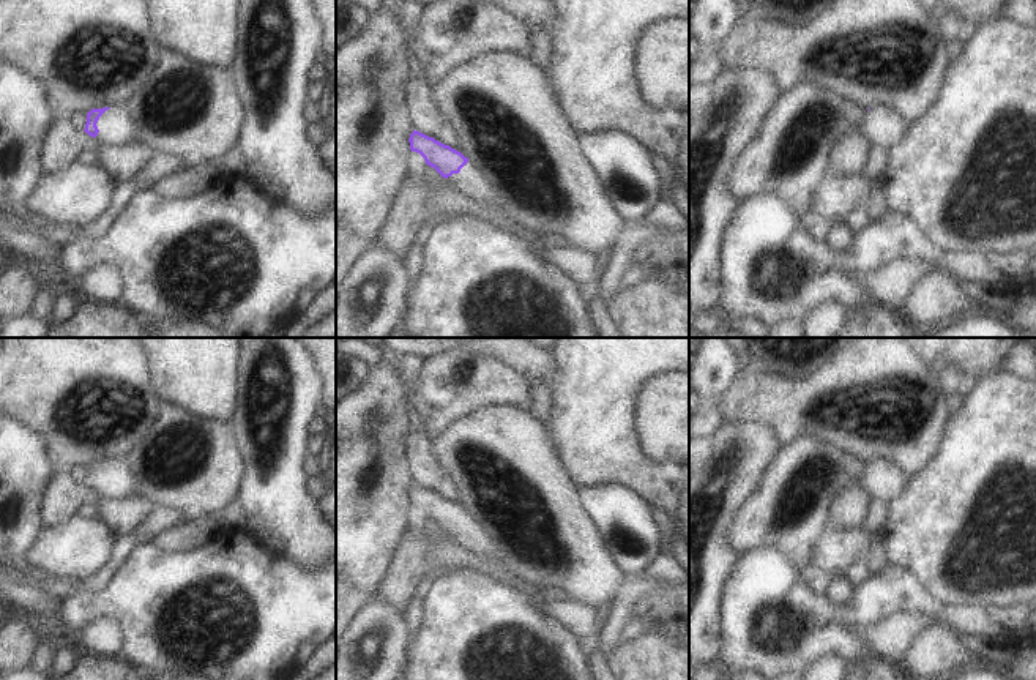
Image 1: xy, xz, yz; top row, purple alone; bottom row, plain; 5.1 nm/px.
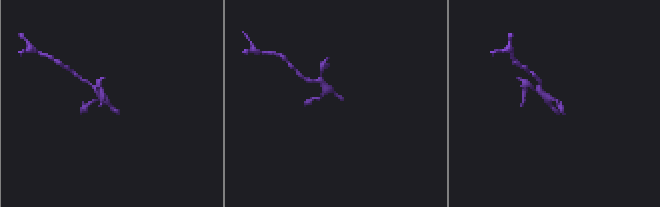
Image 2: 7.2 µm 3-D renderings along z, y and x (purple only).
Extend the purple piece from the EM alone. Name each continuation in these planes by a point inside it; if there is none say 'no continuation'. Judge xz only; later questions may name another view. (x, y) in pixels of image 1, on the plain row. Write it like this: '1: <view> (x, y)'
1: xz (470, 535)

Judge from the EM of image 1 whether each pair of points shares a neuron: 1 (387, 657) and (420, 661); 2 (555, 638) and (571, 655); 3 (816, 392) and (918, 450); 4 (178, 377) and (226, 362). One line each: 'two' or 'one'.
1: two
2: one
3: one
4: one

